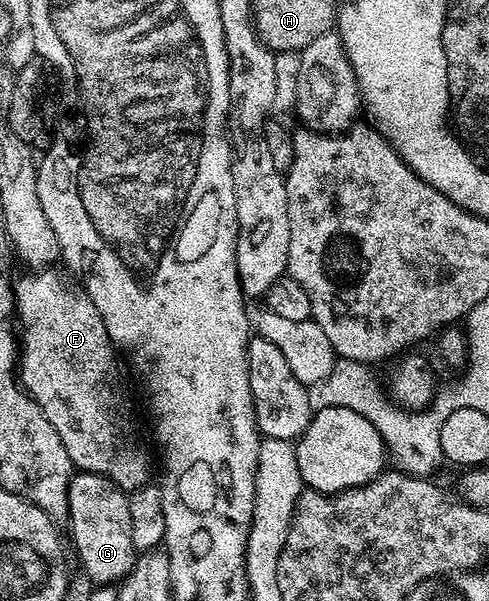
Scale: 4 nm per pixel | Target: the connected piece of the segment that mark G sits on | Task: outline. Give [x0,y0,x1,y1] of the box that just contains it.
[67,472,137,585]

